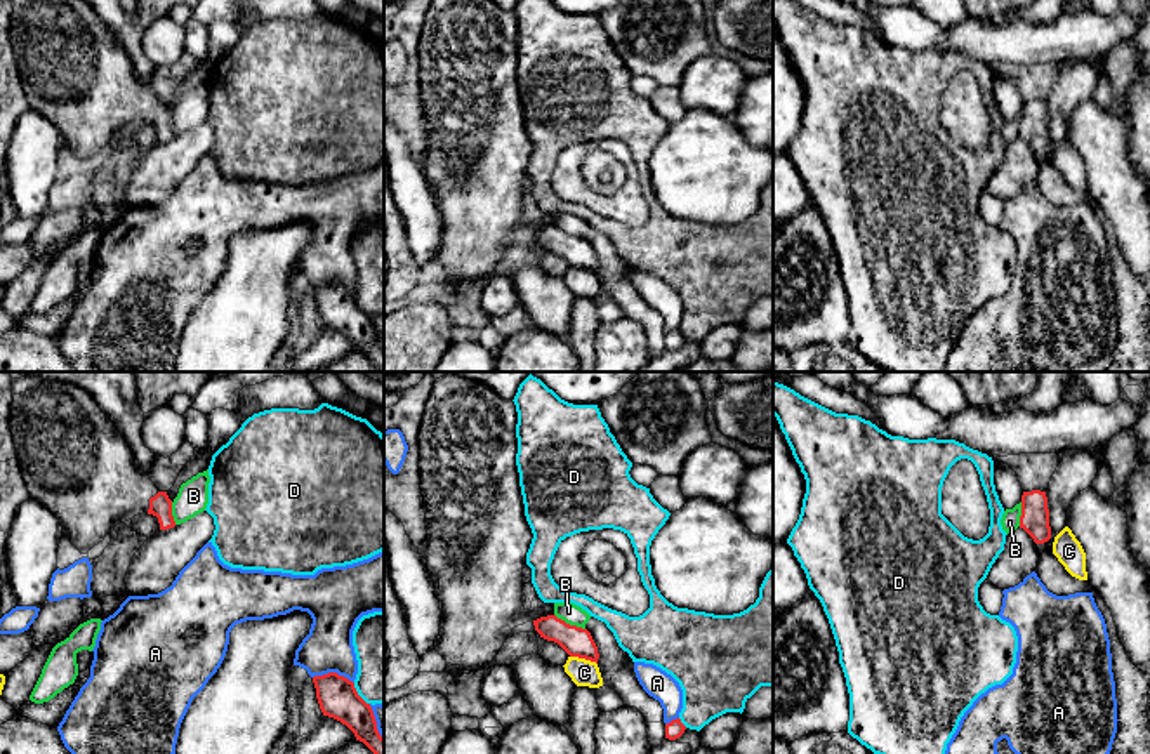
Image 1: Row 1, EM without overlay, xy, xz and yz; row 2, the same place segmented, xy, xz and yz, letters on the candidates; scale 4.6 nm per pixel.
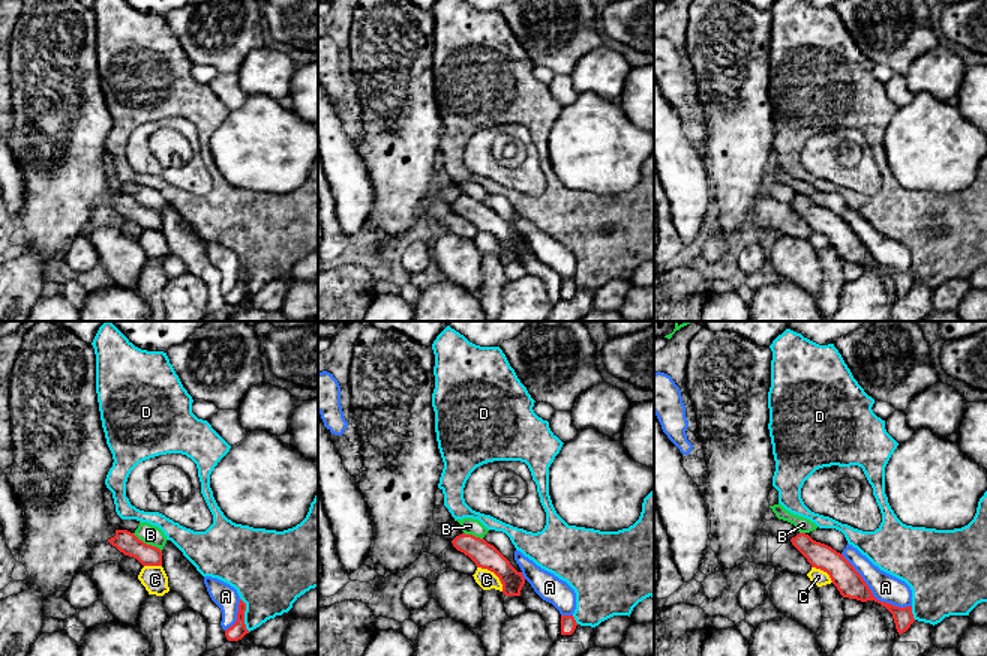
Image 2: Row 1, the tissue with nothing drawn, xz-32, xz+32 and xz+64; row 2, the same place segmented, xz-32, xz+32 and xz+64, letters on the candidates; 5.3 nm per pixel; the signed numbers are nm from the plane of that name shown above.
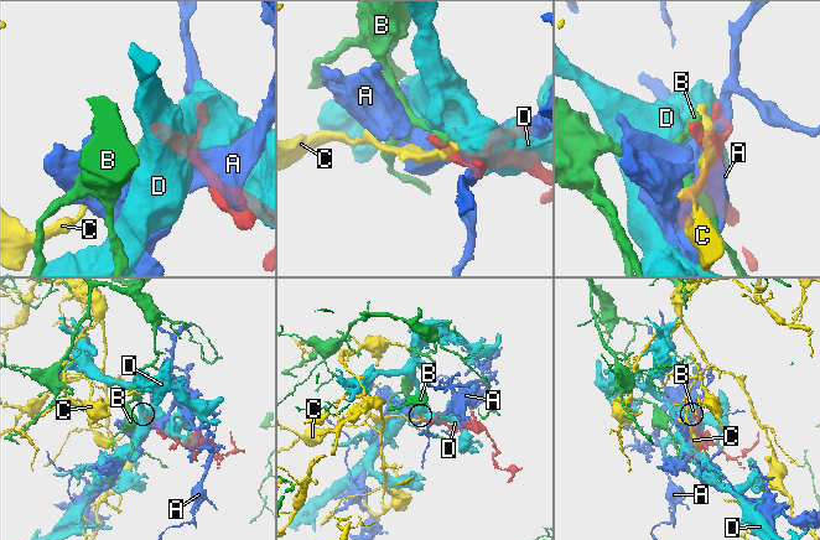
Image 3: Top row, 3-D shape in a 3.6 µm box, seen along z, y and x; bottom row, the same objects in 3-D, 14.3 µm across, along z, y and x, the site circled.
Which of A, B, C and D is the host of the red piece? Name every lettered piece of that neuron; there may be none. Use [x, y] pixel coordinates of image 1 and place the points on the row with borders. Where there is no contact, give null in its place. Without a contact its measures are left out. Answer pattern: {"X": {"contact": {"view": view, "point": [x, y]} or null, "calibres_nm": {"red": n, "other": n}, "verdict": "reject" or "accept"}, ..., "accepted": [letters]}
{"A": {"contact": {"view": "xy", "point": [334, 673]}, "calibres_nm": {"red": 190, "other": 220}, "verdict": "reject"}, "B": {"contact": {"view": "xz", "point": [568, 624]}, "calibres_nm": {"red": 140, "other": 90}, "verdict": "reject"}, "C": {"contact": {"view": "xz", "point": [584, 657]}, "calibres_nm": {"red": 140, "other": 130}, "verdict": "reject"}, "D": {"contact": {"view": "xz", "point": [681, 723]}, "calibres_nm": {"red": 80, "other": 300}, "verdict": "reject"}, "accepted": []}

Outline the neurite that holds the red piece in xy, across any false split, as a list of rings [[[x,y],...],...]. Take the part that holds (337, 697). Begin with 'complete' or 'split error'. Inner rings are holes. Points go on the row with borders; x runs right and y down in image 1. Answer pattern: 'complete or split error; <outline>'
complete; [[[337,672],[313,678],[323,716],[346,724],[373,754],[384,754],[384,738],[370,704],[356,691],[354,683]]]

